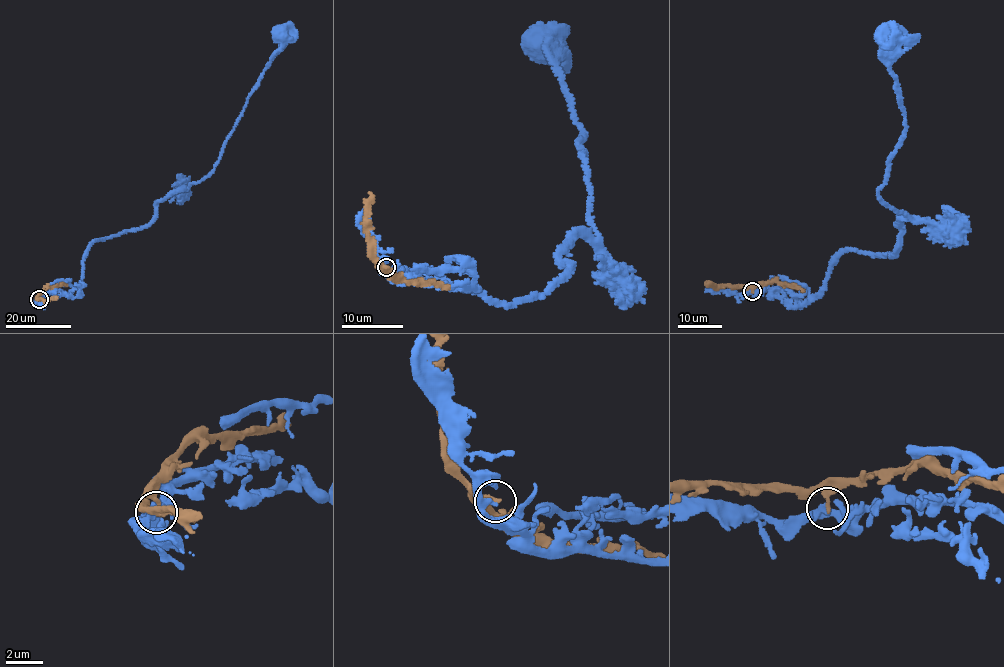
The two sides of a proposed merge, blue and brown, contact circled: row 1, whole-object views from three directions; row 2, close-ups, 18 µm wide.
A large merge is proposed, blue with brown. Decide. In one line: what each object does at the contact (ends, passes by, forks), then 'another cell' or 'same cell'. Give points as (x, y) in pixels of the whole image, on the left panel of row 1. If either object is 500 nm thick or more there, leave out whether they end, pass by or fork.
blue ends; brown ends; same cell

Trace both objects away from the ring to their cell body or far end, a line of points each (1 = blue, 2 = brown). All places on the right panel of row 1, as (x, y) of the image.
1: (751, 290), (805, 303), (839, 255), (893, 257), (899, 224), (916, 222), (879, 193), (905, 129), (887, 33)
2: (751, 290), (771, 280), (803, 291)

